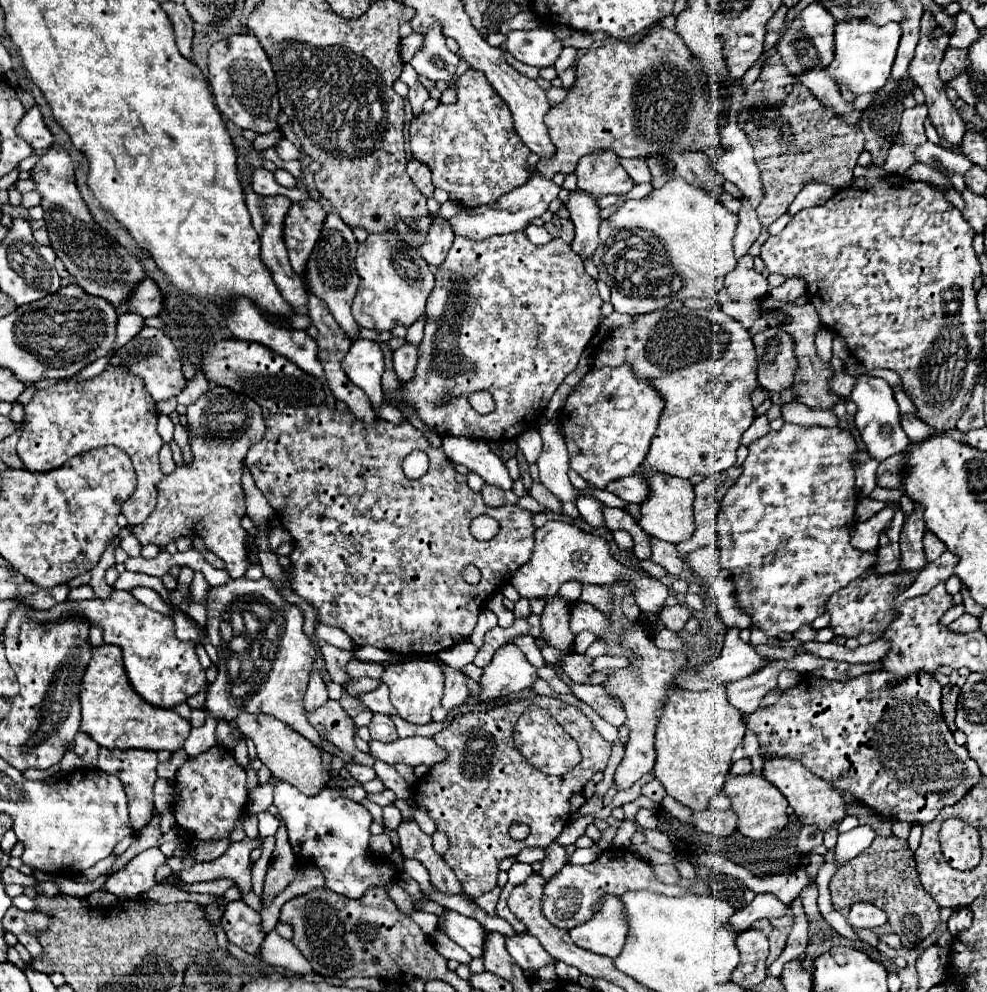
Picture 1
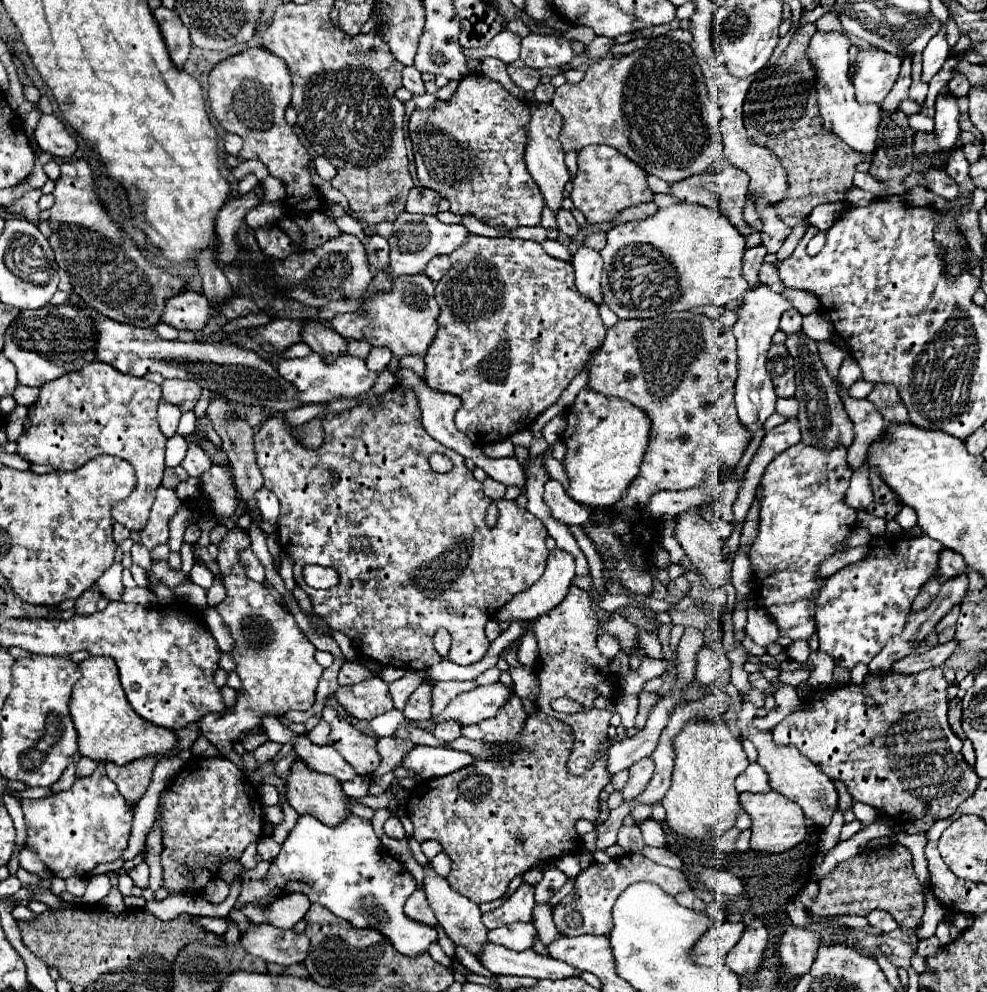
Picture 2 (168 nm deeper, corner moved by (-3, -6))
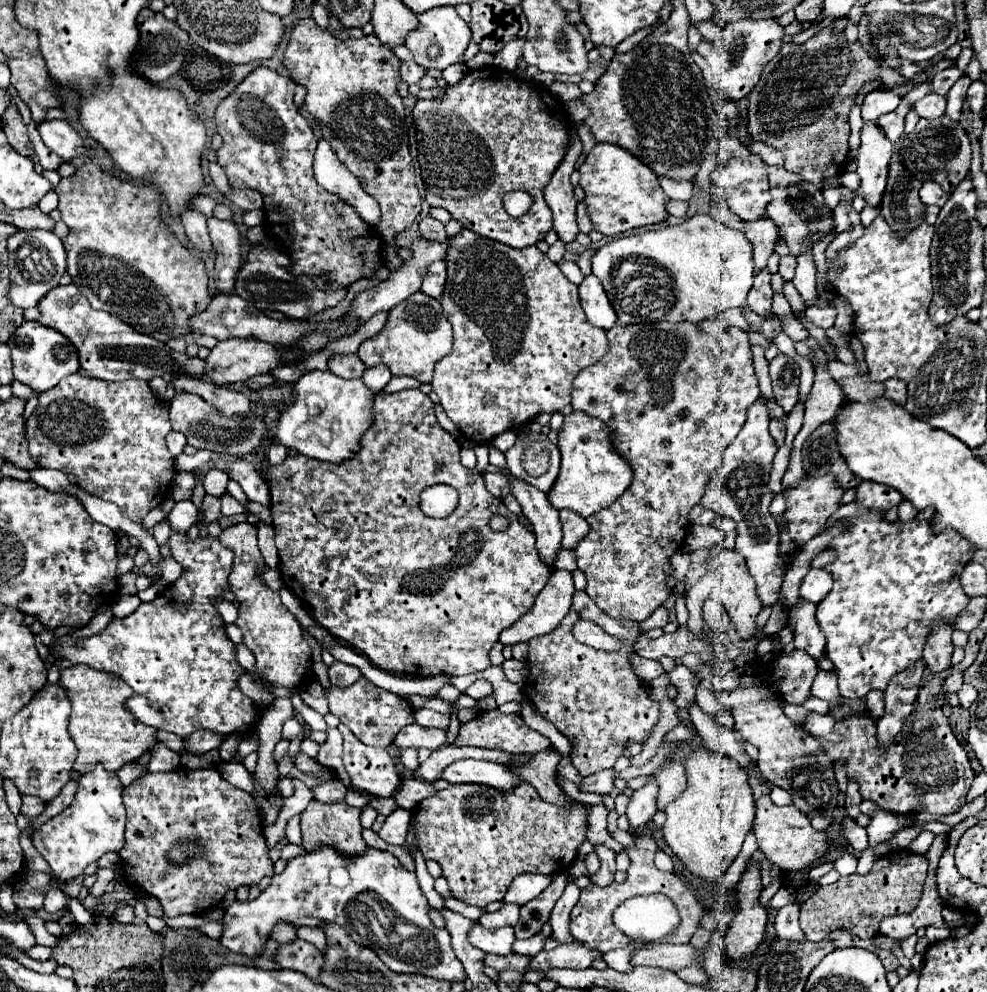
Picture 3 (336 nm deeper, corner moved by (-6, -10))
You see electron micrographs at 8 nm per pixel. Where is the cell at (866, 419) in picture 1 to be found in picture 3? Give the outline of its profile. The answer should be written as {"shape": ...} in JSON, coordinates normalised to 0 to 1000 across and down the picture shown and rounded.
{"shape":[[[899,382],[897,384],[897,398],[895,400],[903,402],[909,408],[915,408],[917,402],[919,402],[919,390],[911,382]]]}

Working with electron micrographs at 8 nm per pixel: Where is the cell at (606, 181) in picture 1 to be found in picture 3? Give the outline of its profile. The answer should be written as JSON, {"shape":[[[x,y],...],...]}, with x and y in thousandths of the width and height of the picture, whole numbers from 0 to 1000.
{"shape":[[[605,144],[587,174],[593,193],[591,205],[595,207],[595,217],[603,233],[621,239],[643,229],[668,225],[676,219],[674,203],[678,199],[672,195],[666,176],[633,150],[619,144]]]}

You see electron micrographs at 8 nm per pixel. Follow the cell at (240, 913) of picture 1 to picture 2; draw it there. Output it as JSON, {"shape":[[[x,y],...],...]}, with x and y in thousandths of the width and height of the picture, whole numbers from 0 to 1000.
{"shape":[[[255,932],[243,947],[245,955],[267,969],[294,975],[298,971],[308,971],[314,955],[314,947],[298,936],[286,939],[276,932]]]}

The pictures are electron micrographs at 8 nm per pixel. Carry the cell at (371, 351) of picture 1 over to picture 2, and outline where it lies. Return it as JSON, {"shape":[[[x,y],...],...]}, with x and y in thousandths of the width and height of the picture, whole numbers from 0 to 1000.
{"shape":[[[314,356],[312,360],[306,360],[306,362],[294,362],[294,364],[286,362],[282,366],[282,374],[292,386],[296,386],[302,392],[304,406],[308,406],[308,408],[334,406],[336,402],[363,400],[363,398],[371,396],[383,380],[383,376],[375,374],[367,362],[357,360],[357,358],[349,358],[344,362],[338,362],[336,368],[330,368],[328,362],[324,362],[324,358],[320,358],[320,356]]]}

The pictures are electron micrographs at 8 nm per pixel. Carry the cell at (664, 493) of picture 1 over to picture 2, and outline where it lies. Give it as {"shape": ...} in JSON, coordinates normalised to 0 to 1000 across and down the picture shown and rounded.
{"shape":[[[705,511],[687,519],[683,539],[699,561],[701,570],[723,594],[740,588],[742,566],[738,559],[734,559],[727,535],[715,523],[711,523]]]}

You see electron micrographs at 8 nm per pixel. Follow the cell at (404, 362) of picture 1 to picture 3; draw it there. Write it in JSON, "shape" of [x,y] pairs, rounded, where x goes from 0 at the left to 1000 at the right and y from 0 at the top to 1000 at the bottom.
{"shape":[[[495,469],[493,475],[508,477],[516,483],[516,491],[518,491],[518,499],[522,499],[522,503],[526,505],[530,519],[538,525],[540,535],[544,539],[544,555],[550,561],[552,568],[560,570],[562,566],[562,557],[568,551],[568,525],[566,525],[566,515],[562,511],[558,511],[556,503],[552,497],[548,497],[546,493],[542,493],[540,489],[532,487],[530,483],[512,477],[510,473]]]}

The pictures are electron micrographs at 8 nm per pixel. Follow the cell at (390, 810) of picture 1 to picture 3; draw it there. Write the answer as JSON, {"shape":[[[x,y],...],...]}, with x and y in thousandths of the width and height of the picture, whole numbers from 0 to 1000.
{"shape":[[[404,814],[400,816],[390,832],[386,834],[384,838],[384,844],[390,848],[390,850],[398,850],[398,852],[408,852],[408,846],[412,844],[412,838],[414,838],[414,830],[416,830],[416,818]]]}

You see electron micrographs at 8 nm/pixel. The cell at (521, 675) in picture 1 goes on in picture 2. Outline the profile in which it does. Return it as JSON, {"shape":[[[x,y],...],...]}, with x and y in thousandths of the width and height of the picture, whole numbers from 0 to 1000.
{"shape":[[[498,689],[492,693],[482,693],[474,699],[466,699],[460,703],[454,713],[446,719],[436,723],[440,731],[448,727],[464,727],[468,733],[486,729],[503,721],[503,717],[517,705],[515,695],[509,689]]]}

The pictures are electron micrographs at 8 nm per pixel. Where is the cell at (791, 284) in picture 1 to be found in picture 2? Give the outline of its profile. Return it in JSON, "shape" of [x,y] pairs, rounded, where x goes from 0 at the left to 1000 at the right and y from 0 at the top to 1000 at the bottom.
{"shape":[[[800,311],[792,318],[790,322],[790,334],[794,334],[796,338],[804,338],[813,334],[813,318],[806,311]]]}

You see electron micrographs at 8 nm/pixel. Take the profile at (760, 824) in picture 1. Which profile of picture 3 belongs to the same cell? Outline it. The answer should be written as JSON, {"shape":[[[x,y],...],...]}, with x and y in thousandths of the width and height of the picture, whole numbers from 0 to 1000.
{"shape":[[[771,801],[765,807],[765,828],[763,838],[767,842],[769,858],[789,876],[807,878],[822,872],[826,866],[838,860],[838,848],[834,838],[826,838],[816,820],[812,820],[805,811],[787,814],[779,801]]]}

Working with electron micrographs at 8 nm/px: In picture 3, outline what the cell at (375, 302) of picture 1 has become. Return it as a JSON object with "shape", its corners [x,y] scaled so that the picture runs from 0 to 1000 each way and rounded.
{"shape":[[[422,293],[394,314],[390,330],[382,338],[370,342],[362,358],[372,370],[390,366],[398,378],[416,378],[427,386],[435,386],[439,368],[457,354],[457,342],[457,326],[449,318],[445,301]]]}

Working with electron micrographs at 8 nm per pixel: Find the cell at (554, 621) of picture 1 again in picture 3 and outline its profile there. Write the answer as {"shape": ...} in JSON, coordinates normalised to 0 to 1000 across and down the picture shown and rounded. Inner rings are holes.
{"shape":[[[583,596],[581,610],[566,632],[536,646],[534,684],[538,686],[532,686],[530,697],[552,725],[564,731],[568,739],[585,747],[579,769],[589,783],[621,773],[623,765],[631,761],[635,747],[651,749],[668,725],[668,711],[656,703],[653,689],[647,686],[637,668],[637,658],[641,656],[645,640],[649,640],[647,628],[619,624],[603,612],[603,606],[593,596]],[[585,626],[601,626],[615,638],[629,638],[629,644],[635,648],[623,658],[595,652],[581,642],[581,630]]]}

